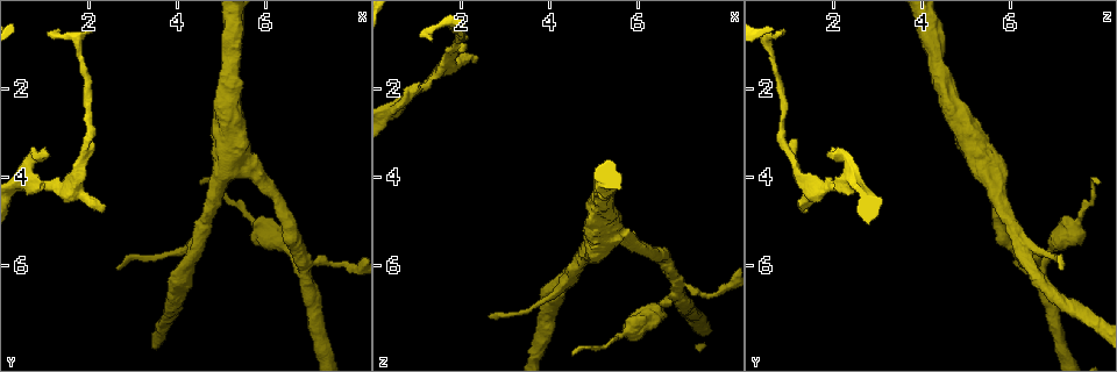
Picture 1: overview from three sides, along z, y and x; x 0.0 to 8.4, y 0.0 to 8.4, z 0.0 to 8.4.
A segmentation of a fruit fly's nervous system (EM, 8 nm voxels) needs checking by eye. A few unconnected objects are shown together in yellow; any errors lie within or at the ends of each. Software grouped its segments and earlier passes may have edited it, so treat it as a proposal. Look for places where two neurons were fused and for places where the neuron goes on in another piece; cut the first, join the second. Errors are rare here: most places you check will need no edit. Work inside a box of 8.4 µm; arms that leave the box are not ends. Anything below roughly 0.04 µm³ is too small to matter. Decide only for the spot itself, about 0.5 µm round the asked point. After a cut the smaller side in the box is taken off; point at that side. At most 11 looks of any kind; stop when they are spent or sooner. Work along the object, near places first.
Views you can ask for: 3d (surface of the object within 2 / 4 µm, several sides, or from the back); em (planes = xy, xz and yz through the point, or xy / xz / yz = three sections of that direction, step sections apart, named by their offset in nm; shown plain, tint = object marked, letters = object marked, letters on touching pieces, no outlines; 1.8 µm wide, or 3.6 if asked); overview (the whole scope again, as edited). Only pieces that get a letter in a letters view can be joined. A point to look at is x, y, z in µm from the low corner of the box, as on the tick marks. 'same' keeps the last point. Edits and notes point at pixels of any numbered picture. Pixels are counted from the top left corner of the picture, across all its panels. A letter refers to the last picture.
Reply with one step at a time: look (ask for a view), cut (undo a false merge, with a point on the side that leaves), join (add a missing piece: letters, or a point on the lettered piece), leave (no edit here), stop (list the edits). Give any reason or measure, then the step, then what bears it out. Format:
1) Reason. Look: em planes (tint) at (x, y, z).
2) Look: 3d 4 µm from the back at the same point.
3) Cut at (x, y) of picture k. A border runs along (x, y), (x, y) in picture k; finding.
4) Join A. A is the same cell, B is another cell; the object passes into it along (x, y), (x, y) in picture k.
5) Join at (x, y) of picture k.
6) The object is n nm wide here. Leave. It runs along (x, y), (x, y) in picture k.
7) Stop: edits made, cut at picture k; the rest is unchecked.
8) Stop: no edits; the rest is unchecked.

Branch stops here. Look: 3d 4 µm at (2.35, 4.75, 1.40).

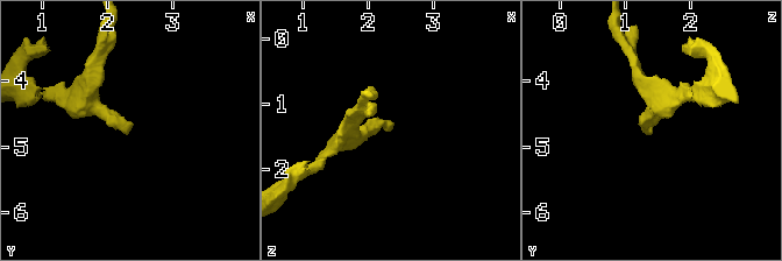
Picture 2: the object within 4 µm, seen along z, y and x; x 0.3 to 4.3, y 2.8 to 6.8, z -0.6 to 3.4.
Look: em planes (letters) at (2.35, 4.80, 1.45).

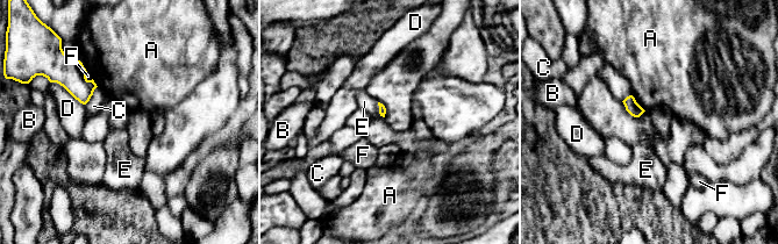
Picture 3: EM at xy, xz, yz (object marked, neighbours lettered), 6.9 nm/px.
Leave. A, B, C, D, E and F are other cells; a border runs along (377, 102), (379, 114), (383, 117) in picture 3; none of them fits.

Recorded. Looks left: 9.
An open end. Look: em yz step 16 (letters) at (1.05, 3.45, 1.85).

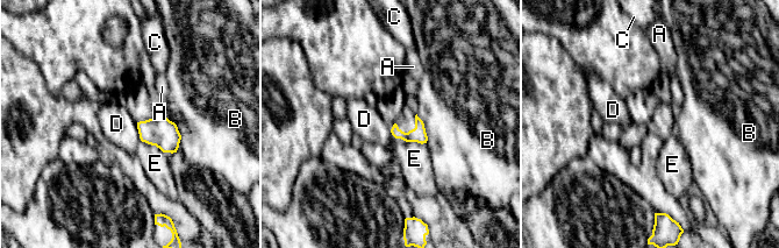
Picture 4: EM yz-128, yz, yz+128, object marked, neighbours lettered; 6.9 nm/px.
Leave. A, B, C, D and E are other cells; a border runs along (136, 124), (141, 140) in picture 4; no lettered piece goes on from it.

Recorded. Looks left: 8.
Look: 3d 2 µm at (1.05, 0.75, 0.85).

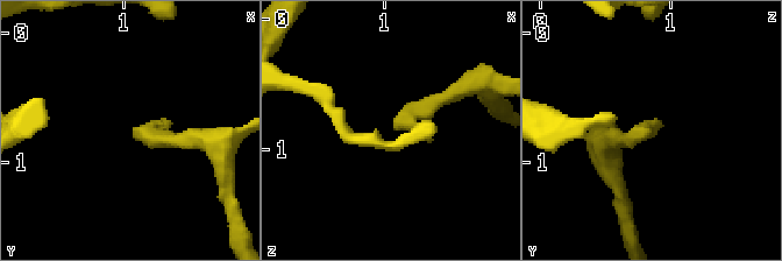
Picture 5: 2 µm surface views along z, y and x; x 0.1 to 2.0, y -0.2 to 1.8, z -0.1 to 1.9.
Now the EM. Look: em xy step 8 (letters) at (1.08, 0.74, 0.86).

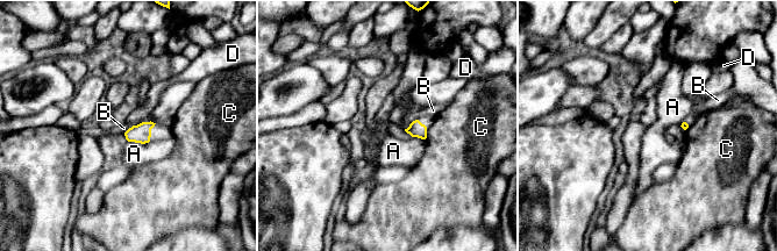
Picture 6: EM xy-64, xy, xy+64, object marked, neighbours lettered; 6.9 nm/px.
Another direction. Look: em planes (letters) at the same point.

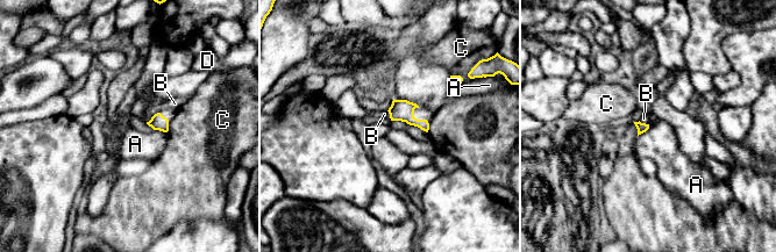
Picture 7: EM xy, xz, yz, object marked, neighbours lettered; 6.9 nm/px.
The longest contact is with A, 110 nm. Leave. A, B, C and D are other cells; a border runs along (386, 110), (391, 120) in picture 7; none of them fits.

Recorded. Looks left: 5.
Calibre changes. Look: 3d 2 µm at (5.30, 3.20, 5.00).

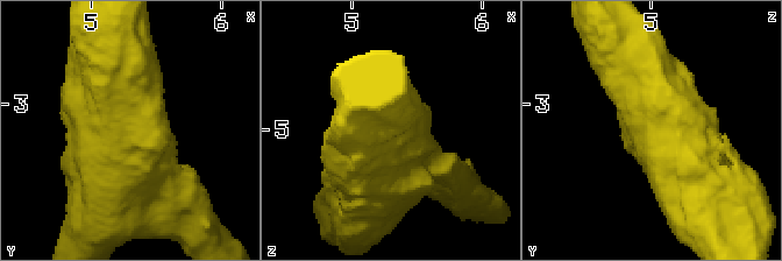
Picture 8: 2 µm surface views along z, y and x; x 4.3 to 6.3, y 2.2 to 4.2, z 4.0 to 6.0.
3 arms meet here; the arms are 260, 320, 480 nm wide; need the tissue. Look: em planes (tint) at (5.30, 3.20, 5.04).

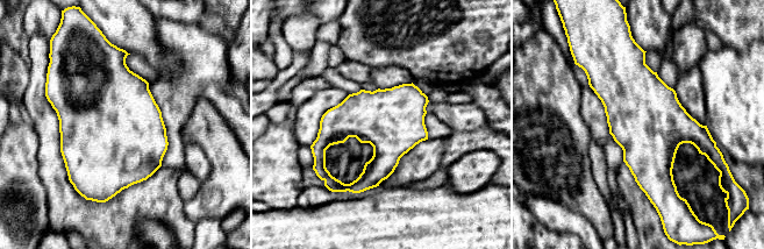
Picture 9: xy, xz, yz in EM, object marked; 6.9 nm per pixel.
What lies round it. Look: em planes (letters) at the same point.

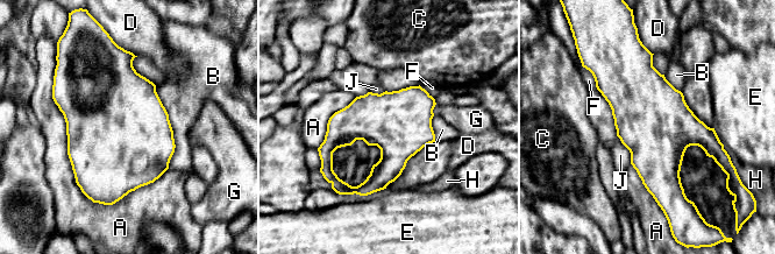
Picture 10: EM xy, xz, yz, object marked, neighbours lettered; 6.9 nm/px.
The longest contact is with A, 700 nm. Leave. A, B, C, D, E, F, G, H and J are other cells; a border runs along (617, 135), (628, 150), (632, 164) in picture 10; continuous, no second neuron.

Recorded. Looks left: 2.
Stop: no edits; the rest is unchecked.

